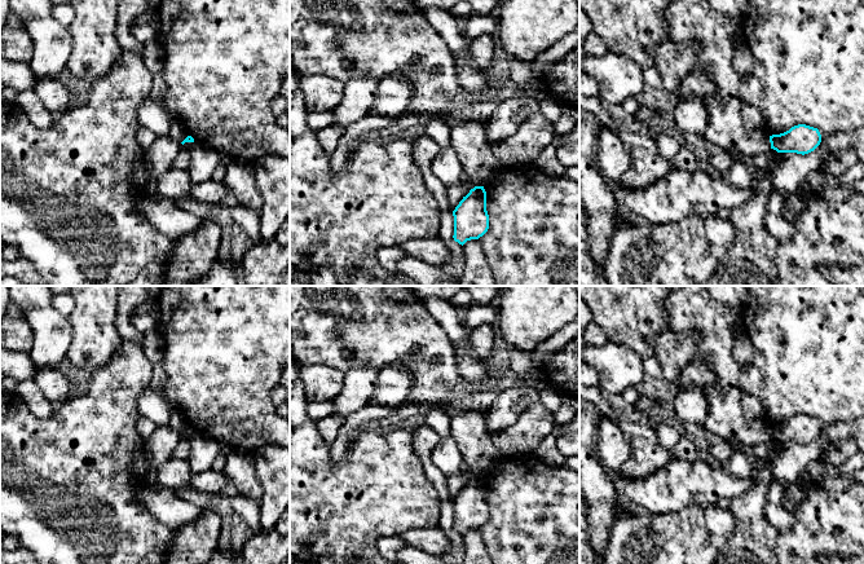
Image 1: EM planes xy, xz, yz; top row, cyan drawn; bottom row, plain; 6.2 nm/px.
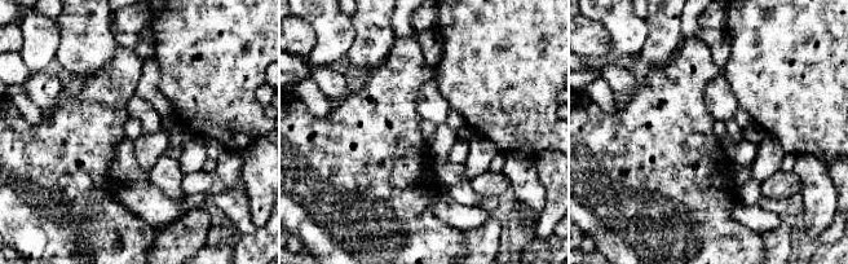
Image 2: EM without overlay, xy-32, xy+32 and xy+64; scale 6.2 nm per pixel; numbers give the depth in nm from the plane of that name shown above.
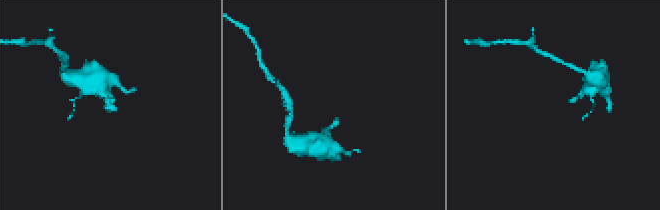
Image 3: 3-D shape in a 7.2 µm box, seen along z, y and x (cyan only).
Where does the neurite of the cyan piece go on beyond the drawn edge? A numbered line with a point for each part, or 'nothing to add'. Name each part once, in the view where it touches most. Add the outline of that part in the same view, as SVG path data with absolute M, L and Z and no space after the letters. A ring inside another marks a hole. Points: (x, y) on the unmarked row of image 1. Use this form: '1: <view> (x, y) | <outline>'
nothing to add

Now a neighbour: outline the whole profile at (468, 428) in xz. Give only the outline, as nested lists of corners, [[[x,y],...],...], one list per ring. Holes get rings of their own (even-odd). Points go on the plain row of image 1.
[[[451,411],[451,437],[463,458],[464,468],[476,476],[485,476],[501,458],[486,426],[486,415],[480,411]]]

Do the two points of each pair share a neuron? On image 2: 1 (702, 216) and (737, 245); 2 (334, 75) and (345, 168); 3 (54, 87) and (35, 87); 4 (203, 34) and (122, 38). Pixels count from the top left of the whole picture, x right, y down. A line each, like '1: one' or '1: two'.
1: one
2: two
3: one
4: two

